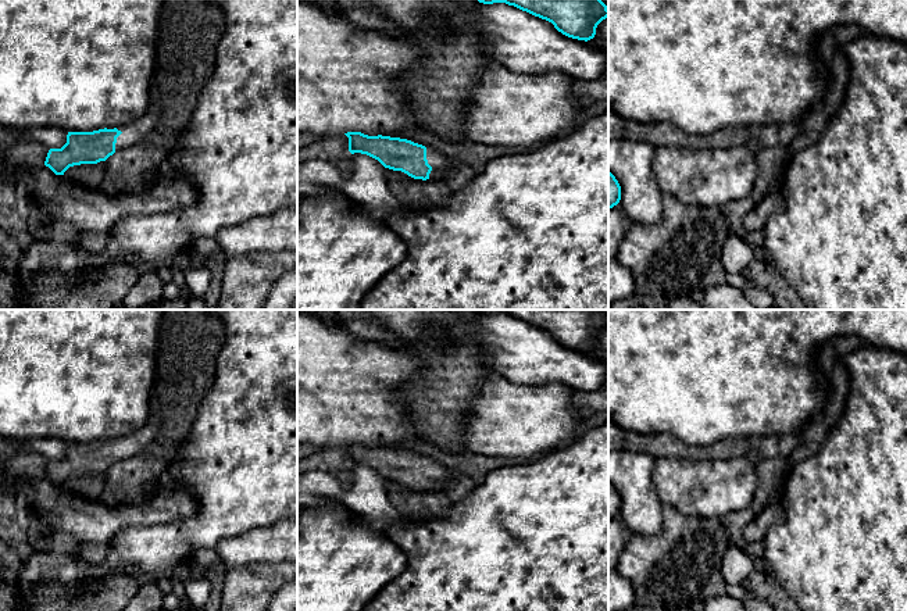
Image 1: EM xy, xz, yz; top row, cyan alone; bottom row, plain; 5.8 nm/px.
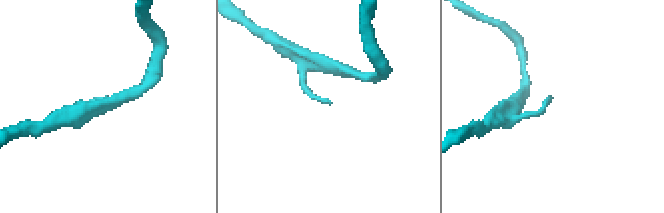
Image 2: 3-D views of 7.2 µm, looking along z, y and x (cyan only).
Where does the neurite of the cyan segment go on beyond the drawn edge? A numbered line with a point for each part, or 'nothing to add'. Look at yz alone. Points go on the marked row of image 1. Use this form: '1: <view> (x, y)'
nothing to add

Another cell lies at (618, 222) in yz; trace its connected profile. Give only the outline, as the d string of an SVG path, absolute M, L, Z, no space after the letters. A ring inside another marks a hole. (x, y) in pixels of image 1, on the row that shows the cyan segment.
M619 203L608 210L608 258L617 258L619 246L631 225L632 221Z

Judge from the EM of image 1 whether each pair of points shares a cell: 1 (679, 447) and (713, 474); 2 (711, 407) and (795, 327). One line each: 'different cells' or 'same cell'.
1: different cells
2: same cell

